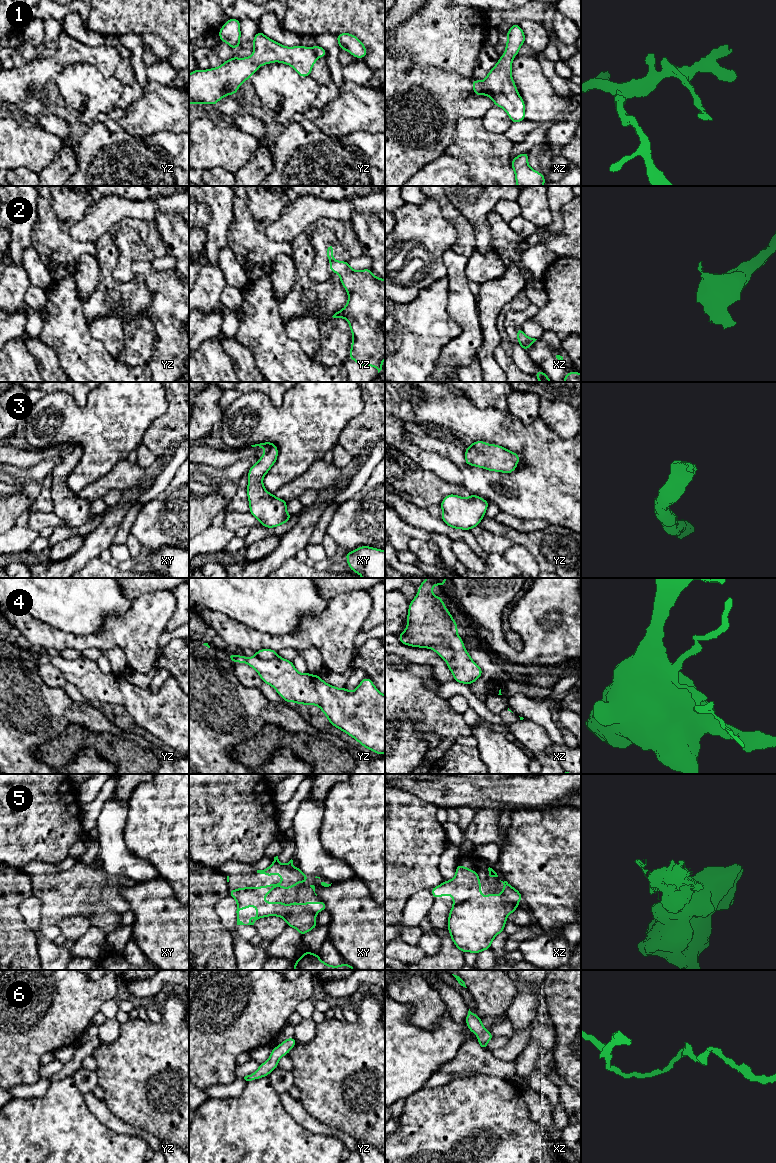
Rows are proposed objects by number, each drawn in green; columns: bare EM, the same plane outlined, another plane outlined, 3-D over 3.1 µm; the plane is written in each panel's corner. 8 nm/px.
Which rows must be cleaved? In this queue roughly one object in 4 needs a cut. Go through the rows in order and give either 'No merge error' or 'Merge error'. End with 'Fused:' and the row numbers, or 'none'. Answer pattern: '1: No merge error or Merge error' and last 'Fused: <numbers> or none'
1: No merge error
2: Merge error
3: No merge error
4: Merge error
5: Merge error
6: No merge error
Fused: 2, 4, 5

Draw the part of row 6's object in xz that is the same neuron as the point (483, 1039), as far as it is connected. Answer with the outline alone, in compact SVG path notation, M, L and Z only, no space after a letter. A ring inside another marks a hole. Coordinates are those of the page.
M470 1009L466 1015L466 1025L471 1032L473 1032L478 1038L481 1049L486 1050L488 1042L494 1037L490 1031L487 1031L481 1021L481 1018L473 1014Z

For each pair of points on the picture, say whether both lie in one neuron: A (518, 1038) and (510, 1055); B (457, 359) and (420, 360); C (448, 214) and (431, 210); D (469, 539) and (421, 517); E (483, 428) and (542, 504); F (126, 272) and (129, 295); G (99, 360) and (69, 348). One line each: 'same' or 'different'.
A: same
B: different
C: different
D: same
E: same
F: different
G: same

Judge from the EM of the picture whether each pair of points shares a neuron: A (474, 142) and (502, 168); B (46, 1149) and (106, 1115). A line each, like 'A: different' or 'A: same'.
A: same
B: different

